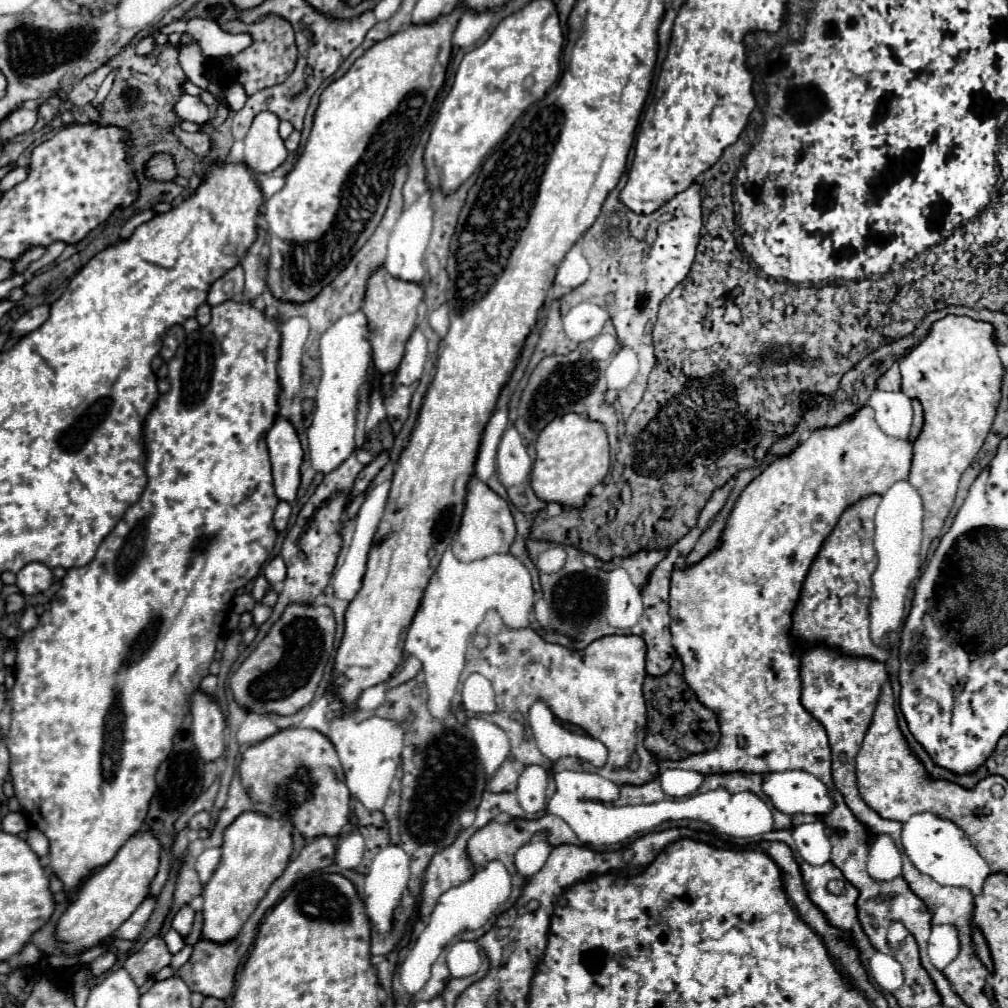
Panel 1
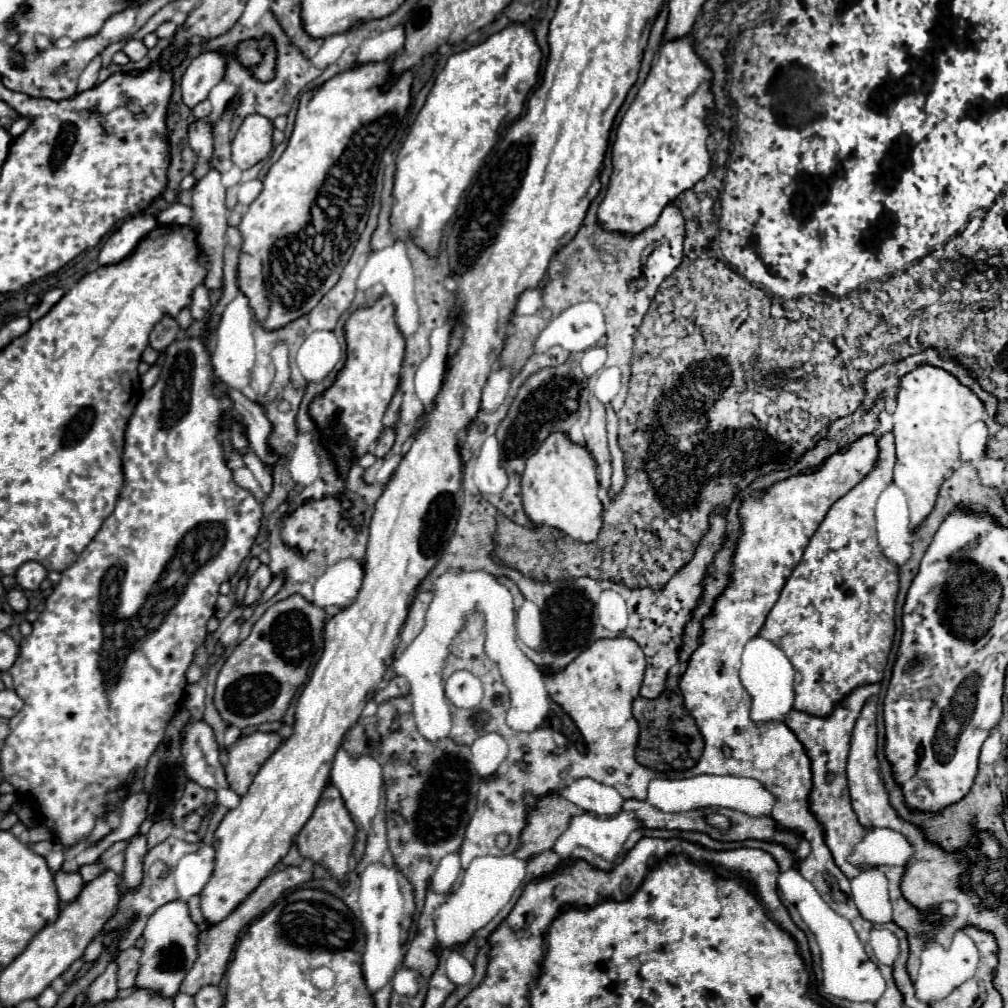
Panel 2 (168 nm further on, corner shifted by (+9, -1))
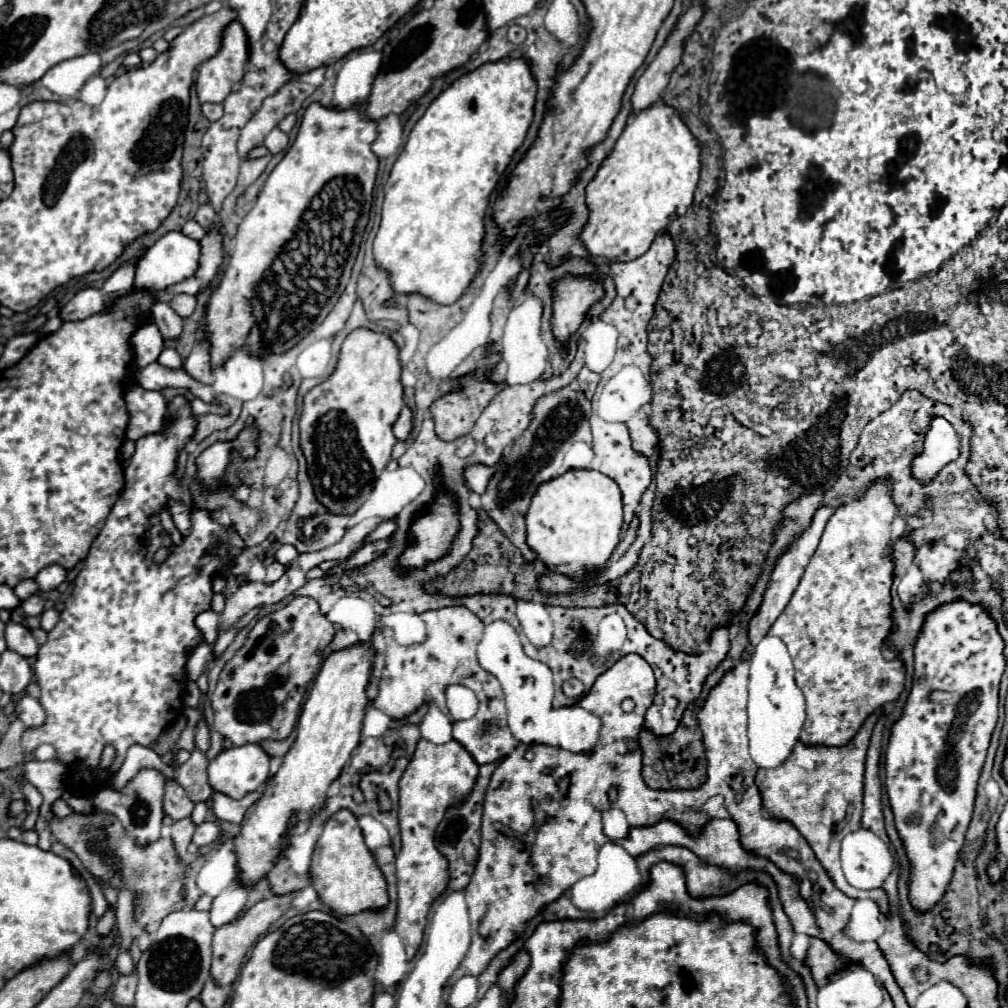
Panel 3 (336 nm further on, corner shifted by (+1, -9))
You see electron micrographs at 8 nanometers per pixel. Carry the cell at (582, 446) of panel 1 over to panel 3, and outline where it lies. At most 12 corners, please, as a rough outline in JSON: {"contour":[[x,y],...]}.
{"contour":[[594,470],[538,486],[528,544],[582,580],[620,540],[622,496]]}

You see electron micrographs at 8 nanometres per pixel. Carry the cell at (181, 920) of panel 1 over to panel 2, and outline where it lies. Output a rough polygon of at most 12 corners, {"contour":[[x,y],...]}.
{"contour":[[188,904],[158,908],[146,928],[136,988],[178,994],[198,958]]}

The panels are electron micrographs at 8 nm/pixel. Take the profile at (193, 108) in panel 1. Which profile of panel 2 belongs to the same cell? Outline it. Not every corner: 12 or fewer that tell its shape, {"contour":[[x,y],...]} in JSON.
{"contour":[[206,50],[182,76],[188,108],[206,100],[226,74],[226,56]]}

